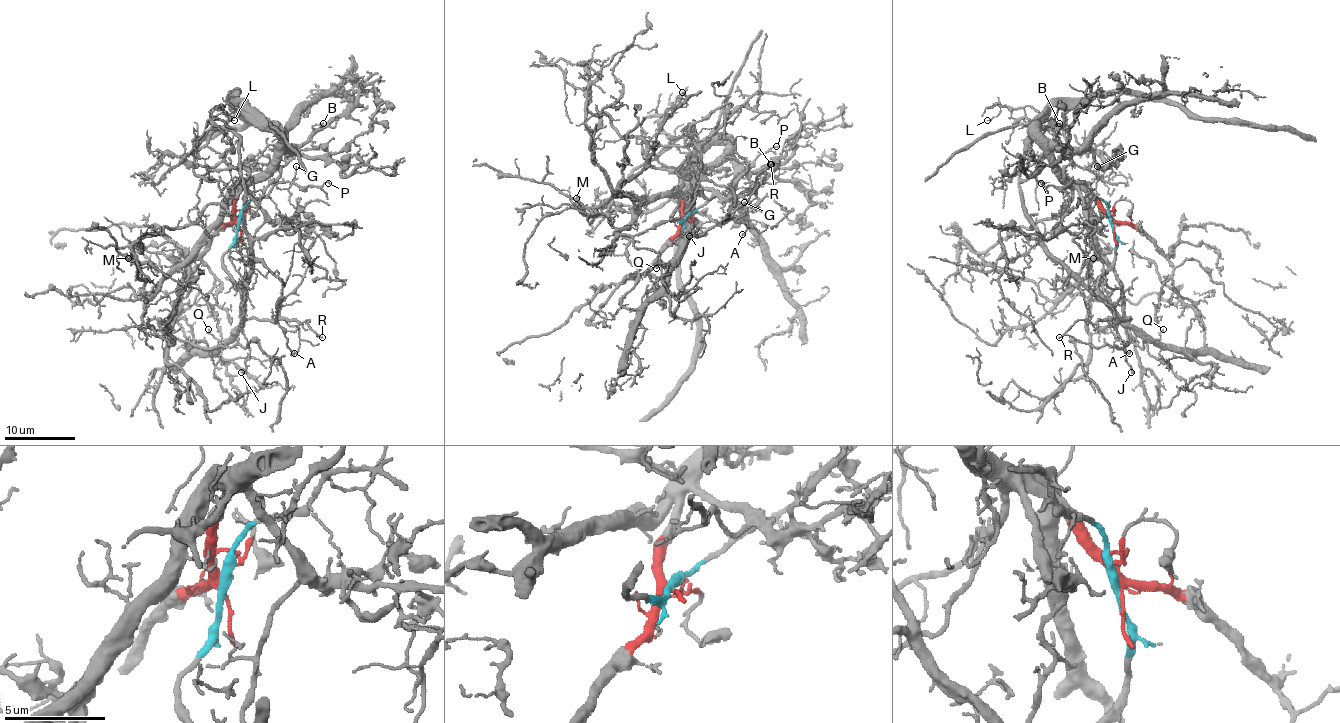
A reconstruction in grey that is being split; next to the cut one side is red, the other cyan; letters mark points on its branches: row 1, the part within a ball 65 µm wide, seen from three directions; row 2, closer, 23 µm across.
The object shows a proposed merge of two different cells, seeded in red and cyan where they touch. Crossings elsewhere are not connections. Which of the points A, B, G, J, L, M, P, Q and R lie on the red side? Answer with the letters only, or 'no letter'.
B, L, M

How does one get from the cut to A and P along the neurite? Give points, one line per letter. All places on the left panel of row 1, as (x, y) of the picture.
A: (237, 222), (235, 243), (223, 263), (239, 291), (240, 320), (295, 325), (299, 346), (293, 353)
P: (237, 222), (244, 206), (253, 199), (263, 197), (278, 183), (293, 182), (308, 187), (329, 183)

